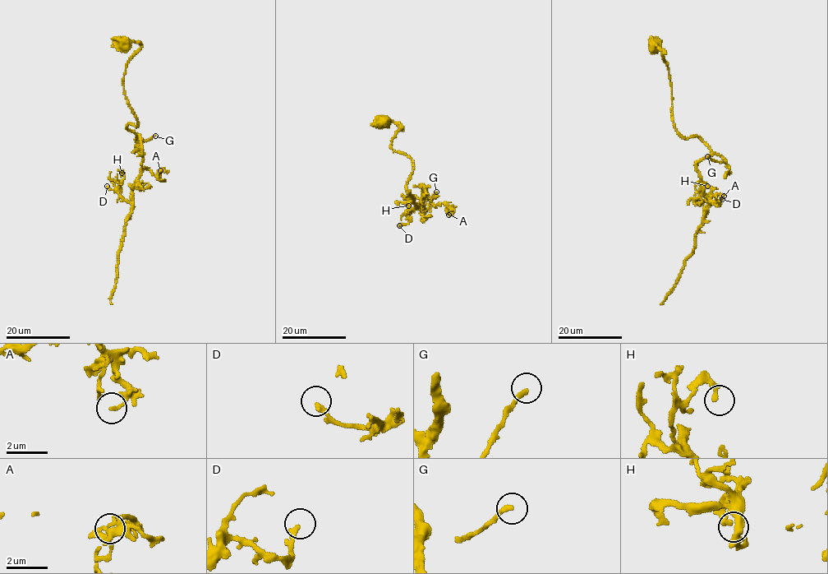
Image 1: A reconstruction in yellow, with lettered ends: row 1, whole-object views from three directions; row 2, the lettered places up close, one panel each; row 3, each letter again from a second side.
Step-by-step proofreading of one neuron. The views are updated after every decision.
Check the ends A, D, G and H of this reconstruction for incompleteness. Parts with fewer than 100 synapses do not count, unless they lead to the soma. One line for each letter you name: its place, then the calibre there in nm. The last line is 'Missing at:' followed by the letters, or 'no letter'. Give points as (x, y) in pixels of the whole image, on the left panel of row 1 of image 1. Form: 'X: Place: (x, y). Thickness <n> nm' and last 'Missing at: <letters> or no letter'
Missing at: no letter

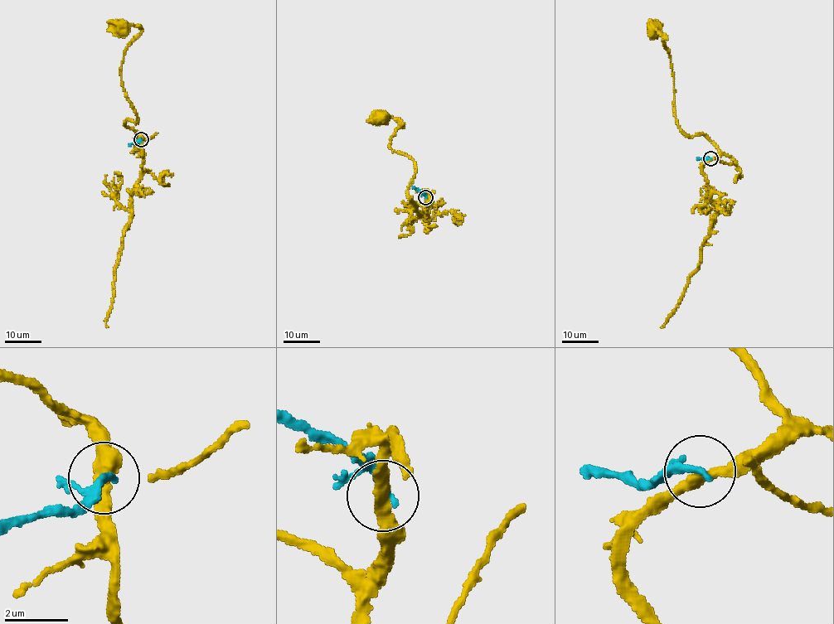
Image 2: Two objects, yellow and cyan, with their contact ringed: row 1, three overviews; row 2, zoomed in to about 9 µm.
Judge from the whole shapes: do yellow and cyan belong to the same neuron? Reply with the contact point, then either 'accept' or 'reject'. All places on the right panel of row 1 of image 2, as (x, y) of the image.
place (710, 158); reject

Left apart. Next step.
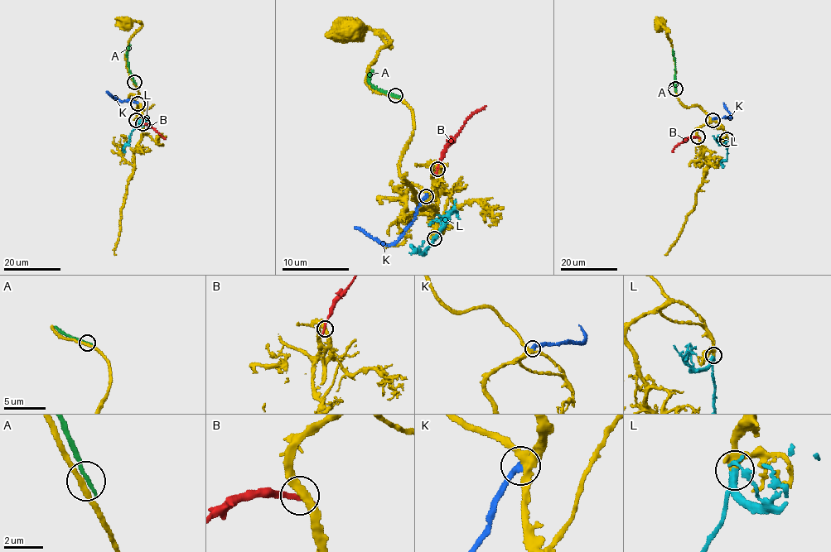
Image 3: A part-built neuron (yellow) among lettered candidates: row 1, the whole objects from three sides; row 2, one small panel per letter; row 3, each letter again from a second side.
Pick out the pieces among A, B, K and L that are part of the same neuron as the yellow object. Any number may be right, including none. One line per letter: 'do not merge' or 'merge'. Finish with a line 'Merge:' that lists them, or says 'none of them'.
A: do not merge
B: do not merge
K: do not merge
L: merge
Merge: L

